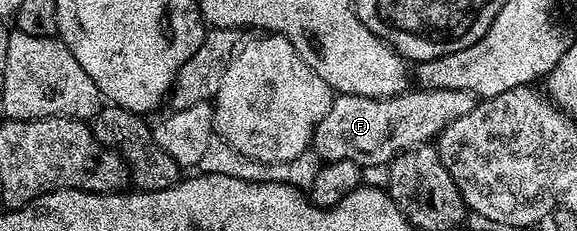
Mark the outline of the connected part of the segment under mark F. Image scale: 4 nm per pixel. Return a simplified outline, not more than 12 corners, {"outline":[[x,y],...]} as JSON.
{"outline":[[466,90],[339,94],[311,148],[388,165],[478,103]]}

